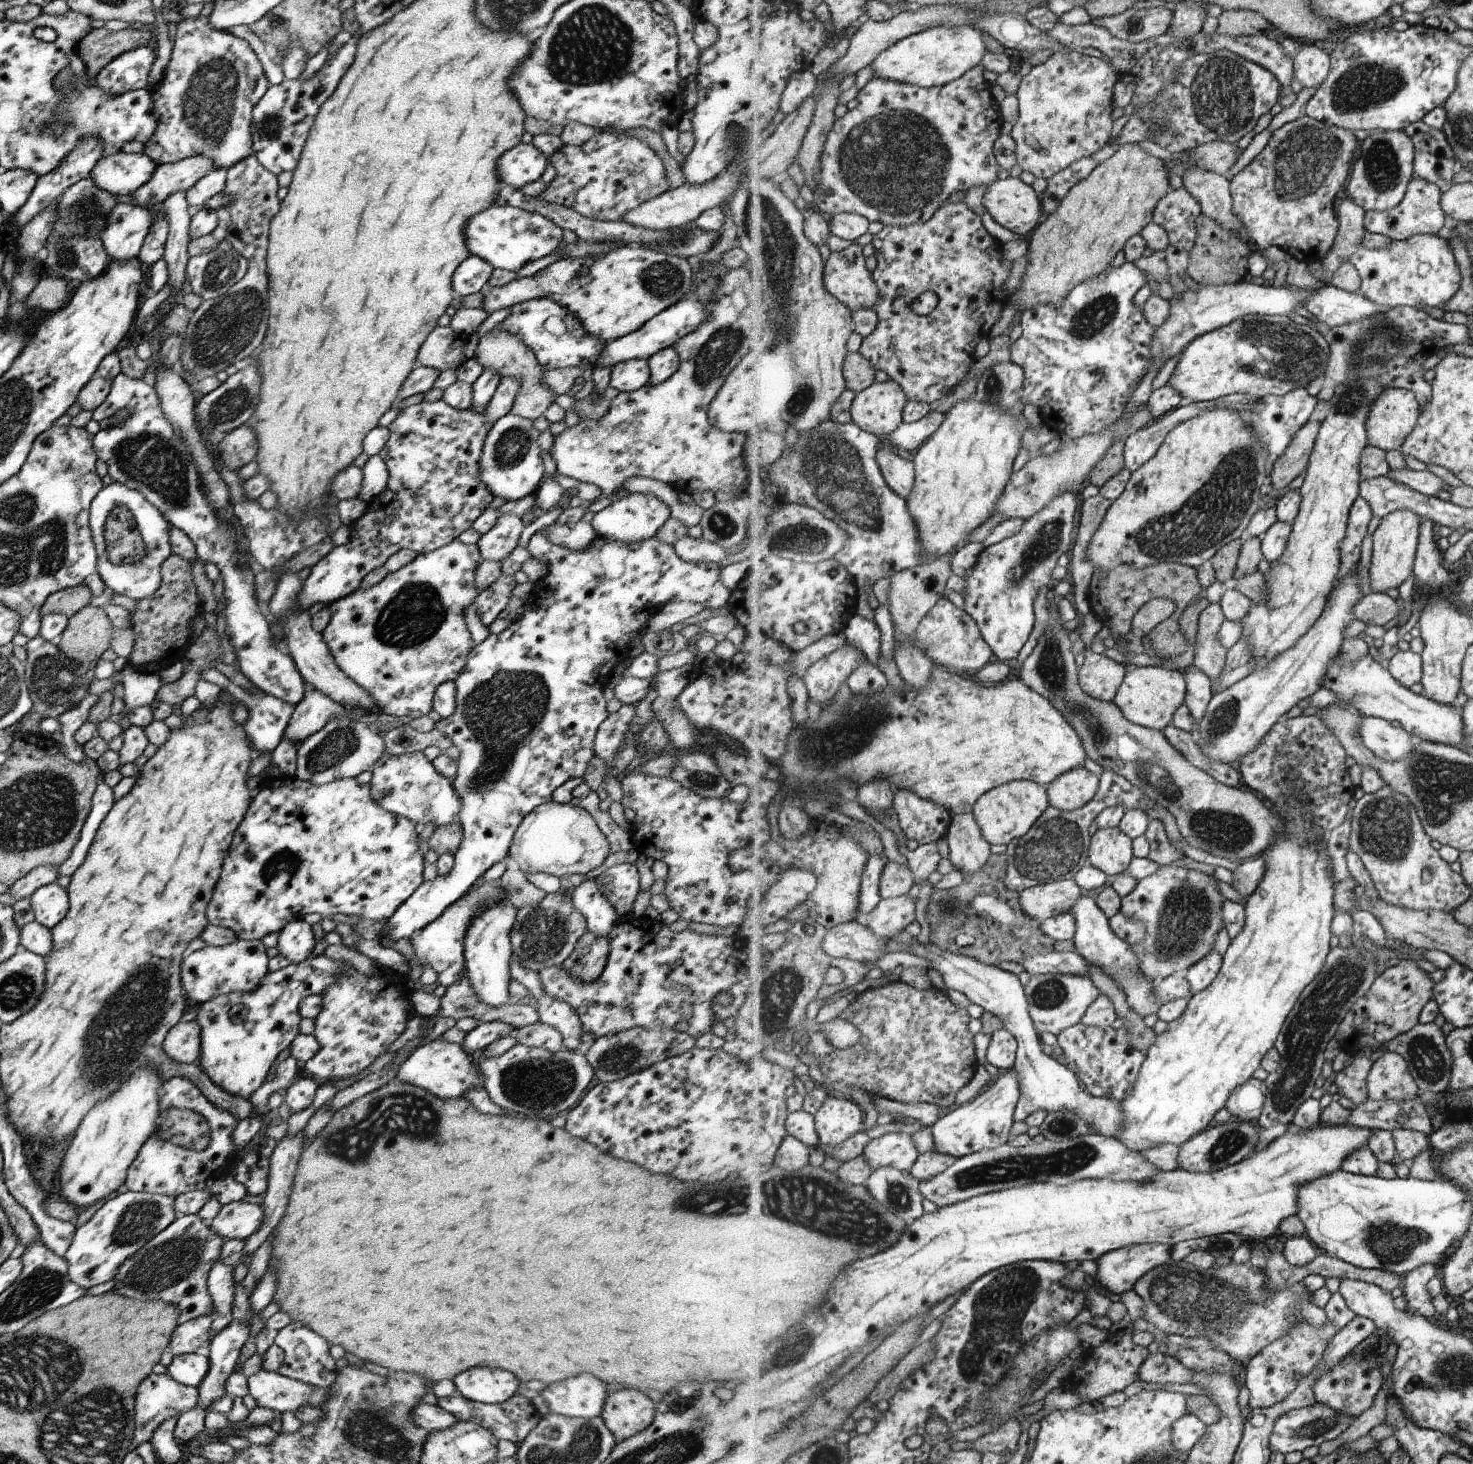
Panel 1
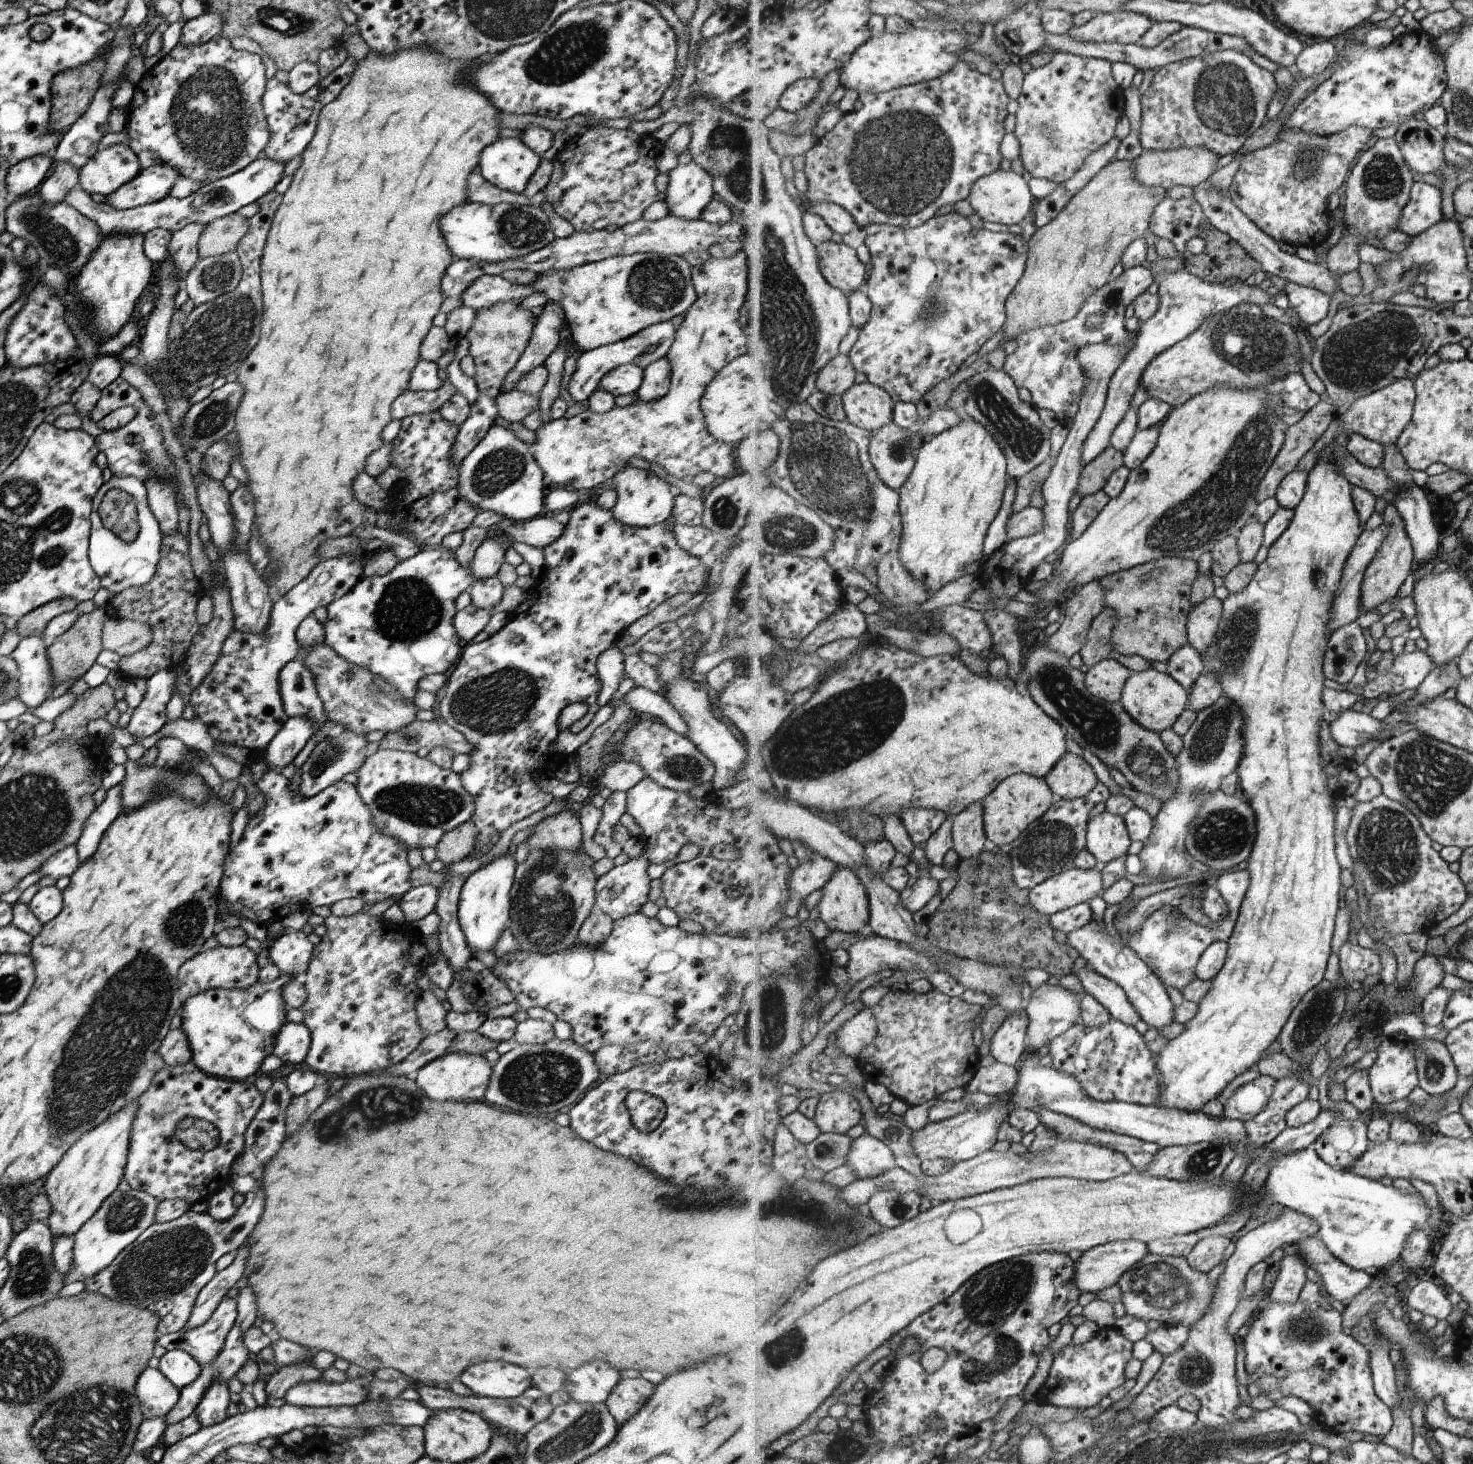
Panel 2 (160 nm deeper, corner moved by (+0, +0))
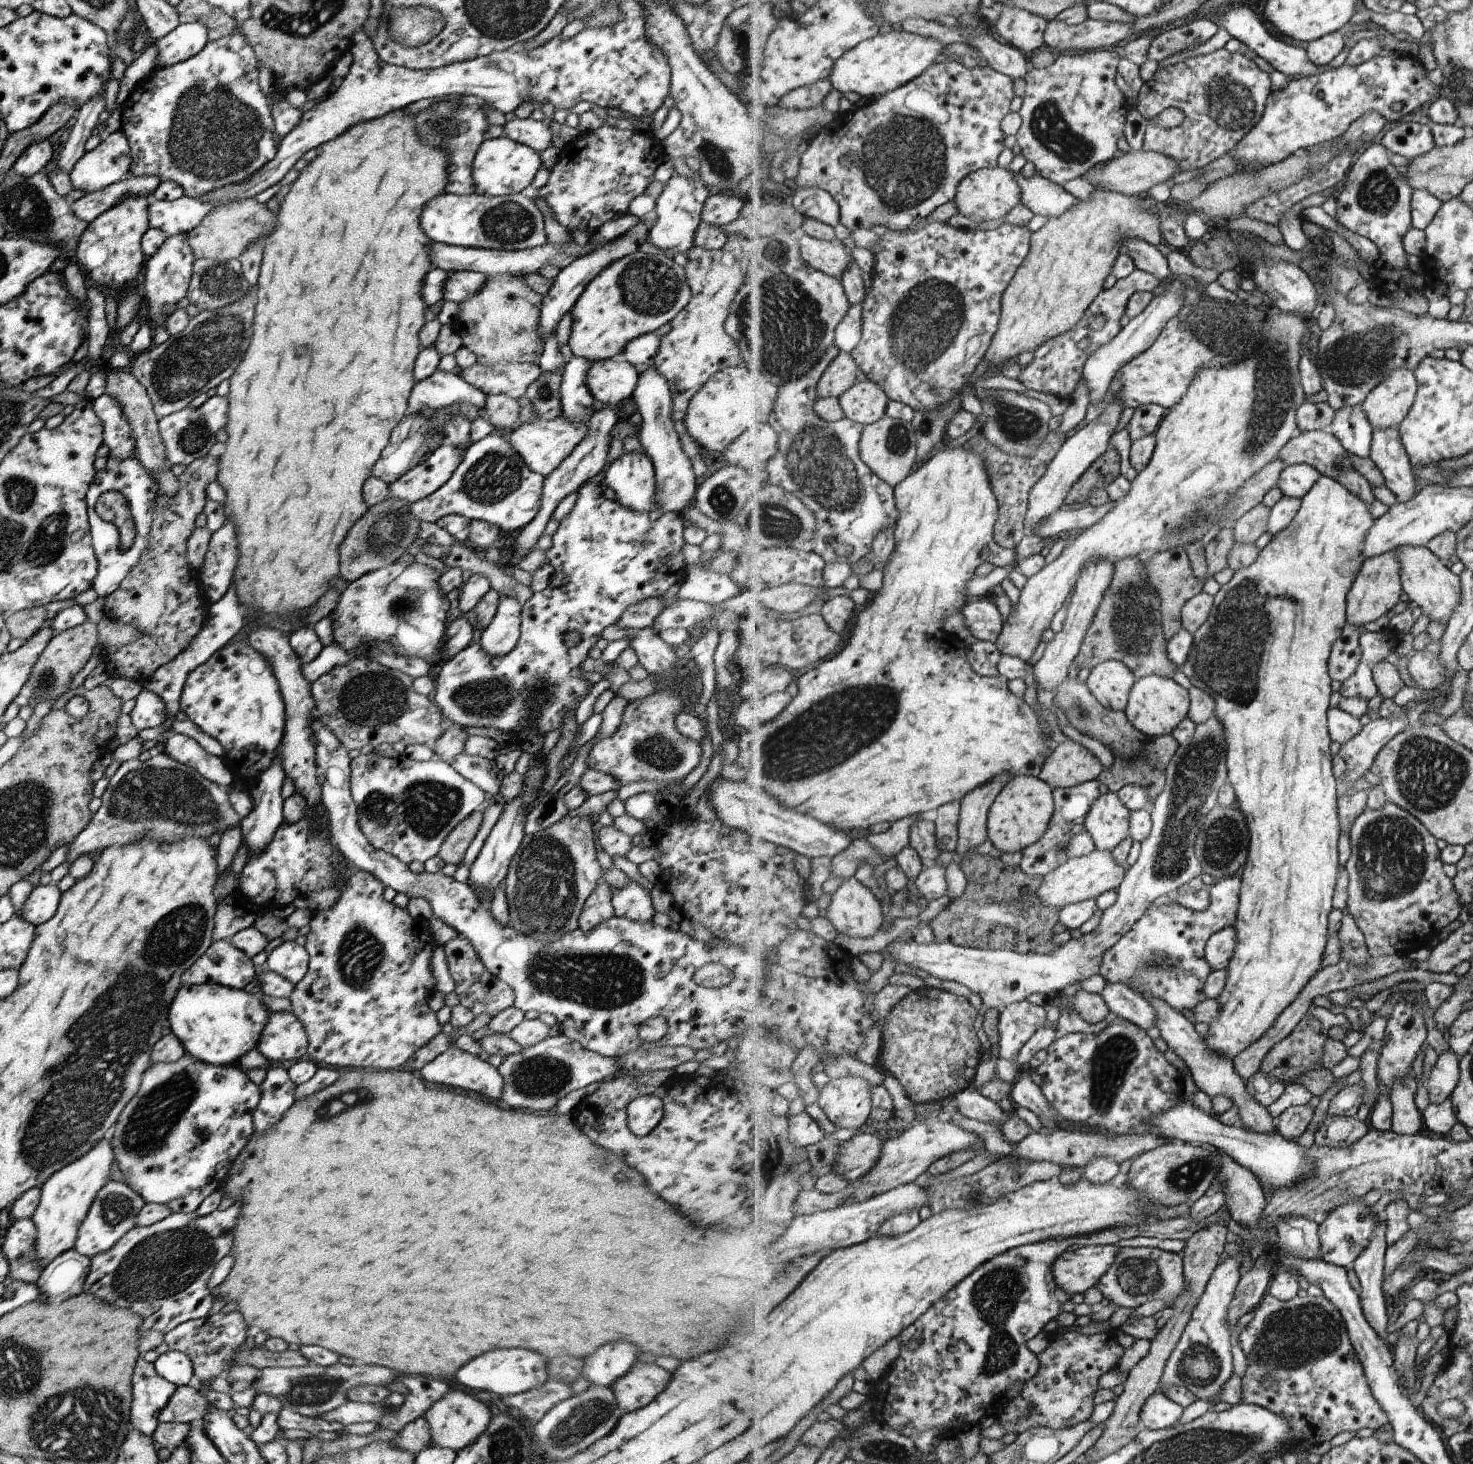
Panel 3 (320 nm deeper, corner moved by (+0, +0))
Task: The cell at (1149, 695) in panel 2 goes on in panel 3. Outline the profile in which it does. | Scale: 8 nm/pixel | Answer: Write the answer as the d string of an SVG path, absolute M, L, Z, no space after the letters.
M1150 674L1137 678L1130 692L1125 714L1134 727L1149 738L1159 738L1173 734L1174 730L1188 717L1192 703L1190 691L1185 690L1173 677Z

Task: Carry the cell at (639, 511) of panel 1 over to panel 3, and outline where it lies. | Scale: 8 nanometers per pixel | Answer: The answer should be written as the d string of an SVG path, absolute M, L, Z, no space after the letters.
M631 451L609 460L604 468L604 486L611 488L621 506L632 511L656 510L654 470L645 453Z

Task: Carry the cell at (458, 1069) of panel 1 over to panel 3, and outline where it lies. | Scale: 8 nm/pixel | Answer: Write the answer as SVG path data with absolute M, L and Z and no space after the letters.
M449 1046L433 1060L424 1064L416 1073L429 1084L439 1084L439 1086L457 1088L457 1090L471 1090L471 1092L477 1092L491 1100L497 1100L501 1096L503 1079L497 1069L491 1067L487 1061L484 1062L479 1057L470 1055L454 1046Z

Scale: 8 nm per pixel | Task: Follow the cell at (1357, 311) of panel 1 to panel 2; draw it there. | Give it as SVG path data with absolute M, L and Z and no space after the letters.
M1286 281L1284 290L1289 300L1290 311L1296 315L1296 321L1302 327L1317 324L1327 316L1327 310L1331 306L1333 298L1326 292L1293 281Z

